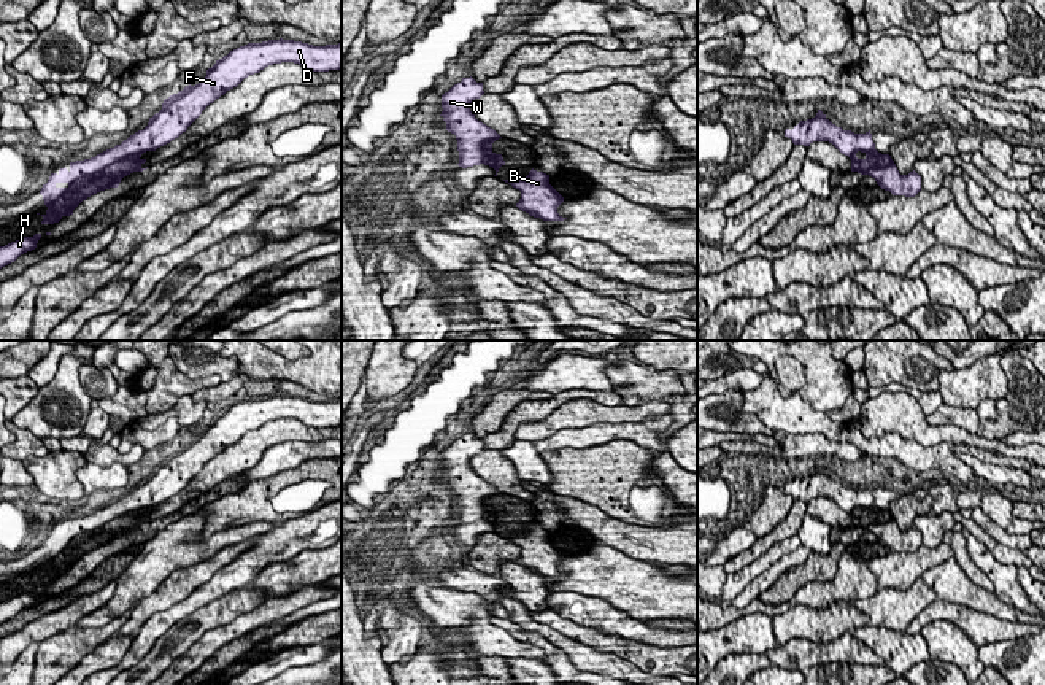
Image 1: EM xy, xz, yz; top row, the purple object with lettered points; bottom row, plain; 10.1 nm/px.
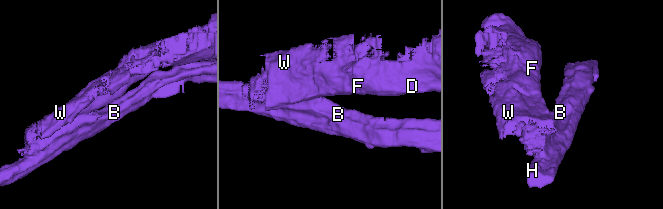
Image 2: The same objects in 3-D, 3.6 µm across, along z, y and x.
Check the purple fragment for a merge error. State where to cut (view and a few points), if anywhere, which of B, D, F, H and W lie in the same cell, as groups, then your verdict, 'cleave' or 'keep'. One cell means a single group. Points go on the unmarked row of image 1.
cut xy (140, 509), (116, 514), (83, 533), (61, 537); groups B H / D F W; cleave

